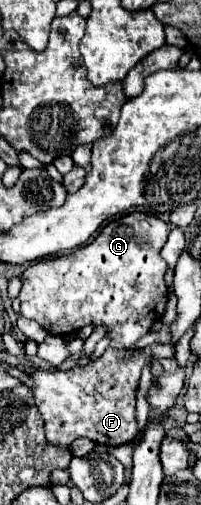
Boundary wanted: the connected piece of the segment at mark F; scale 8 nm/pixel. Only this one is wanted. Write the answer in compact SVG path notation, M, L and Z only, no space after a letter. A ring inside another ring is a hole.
M156 343L142 351L108 347L98 359L84 367L74 367L70 371L34 371L30 375L36 383L34 403L44 417L46 439L58 447L68 447L78 437L86 437L100 445L130 443L138 433L134 417L134 393L140 383L140 371L150 355L156 355L158 359L170 359L174 349L170 345Z

